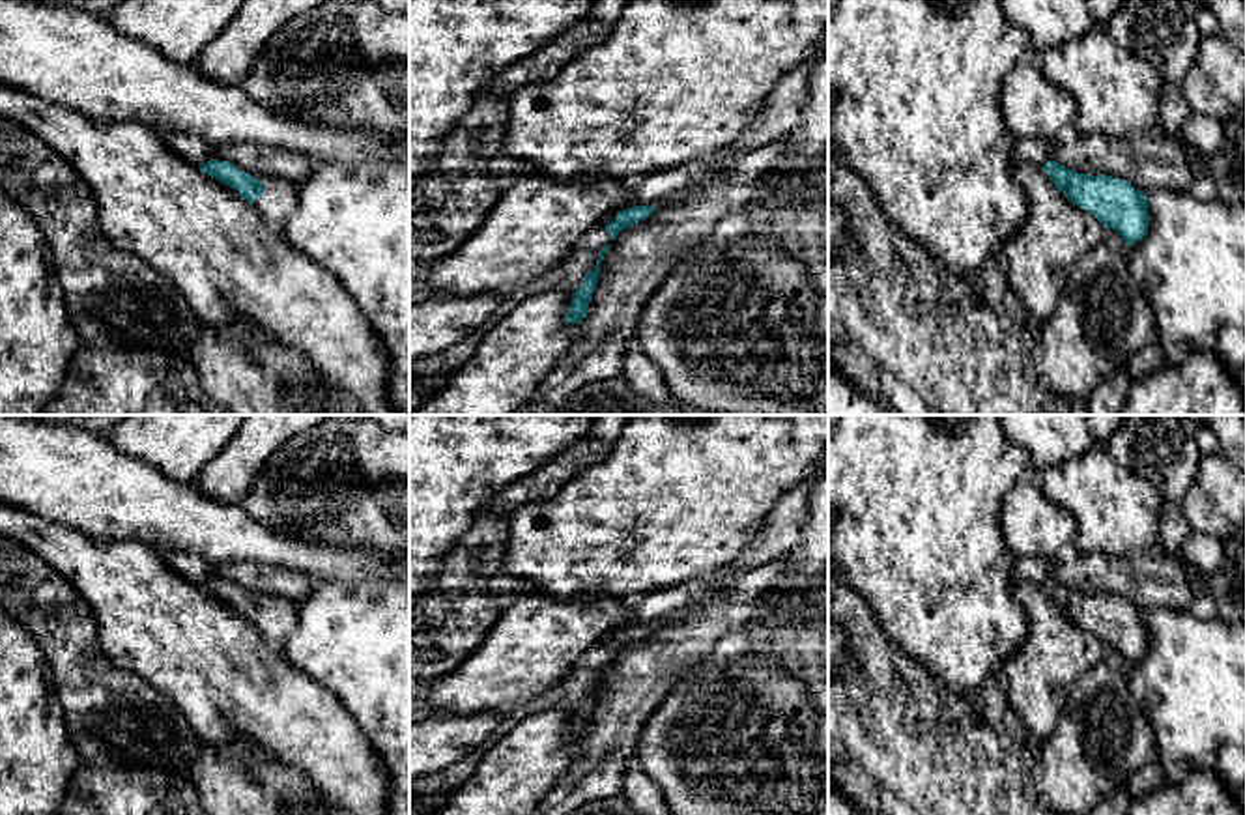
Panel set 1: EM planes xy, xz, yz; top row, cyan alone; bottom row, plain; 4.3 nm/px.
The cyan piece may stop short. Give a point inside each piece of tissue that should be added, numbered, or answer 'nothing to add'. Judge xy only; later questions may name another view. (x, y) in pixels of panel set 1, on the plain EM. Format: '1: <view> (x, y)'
1: xy (279, 617)

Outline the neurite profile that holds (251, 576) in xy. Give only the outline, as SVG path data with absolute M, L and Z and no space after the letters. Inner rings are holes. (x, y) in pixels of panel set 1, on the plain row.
M228 561L213 565L213 576L239 585L247 593L269 593L303 602L312 587L305 572L252 561Z

